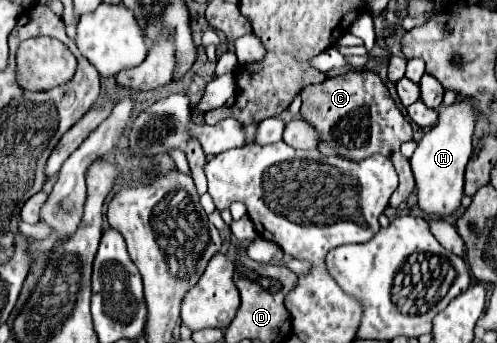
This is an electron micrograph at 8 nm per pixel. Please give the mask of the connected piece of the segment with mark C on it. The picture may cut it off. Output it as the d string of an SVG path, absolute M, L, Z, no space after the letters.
M348 72L324 80L322 84L306 86L302 92L300 116L320 132L318 150L326 156L342 156L348 160L364 160L372 154L382 154L392 160L400 176L400 186L394 190L390 206L396 208L414 190L414 176L410 162L400 154L400 144L412 140L412 126L396 108L388 88L376 72Z

